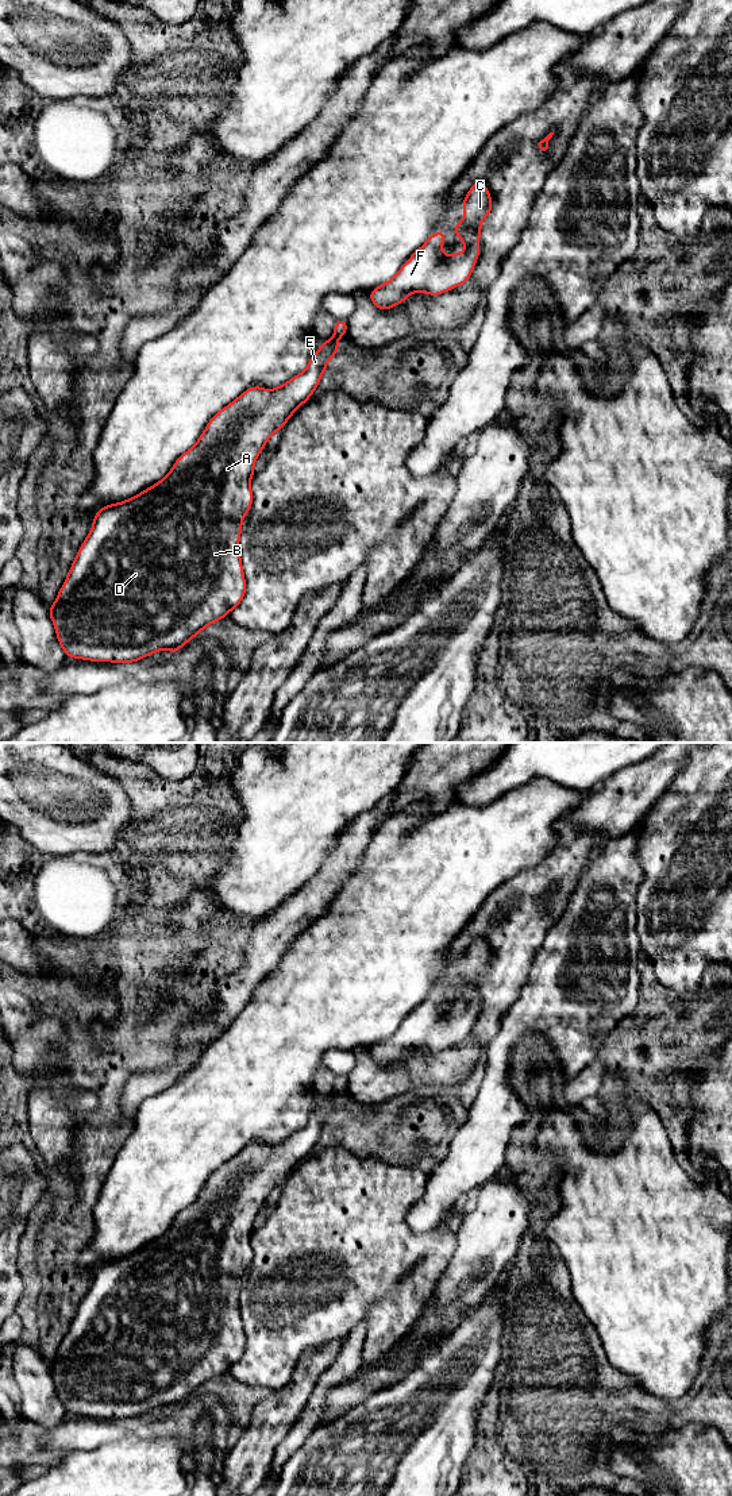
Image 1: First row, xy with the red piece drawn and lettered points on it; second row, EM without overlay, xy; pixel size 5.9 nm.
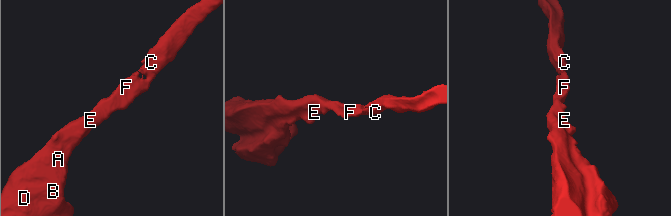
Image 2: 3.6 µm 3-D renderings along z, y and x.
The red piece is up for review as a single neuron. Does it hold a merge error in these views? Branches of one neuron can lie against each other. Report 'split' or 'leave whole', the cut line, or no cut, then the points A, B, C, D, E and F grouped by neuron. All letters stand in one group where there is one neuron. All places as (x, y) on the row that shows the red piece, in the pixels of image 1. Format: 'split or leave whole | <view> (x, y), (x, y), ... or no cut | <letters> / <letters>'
leave whole | no cut | A B C D E F

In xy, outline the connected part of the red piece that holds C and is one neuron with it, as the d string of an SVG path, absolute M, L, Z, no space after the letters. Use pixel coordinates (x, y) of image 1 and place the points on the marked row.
M481 181L474 182L462 204L465 219L456 221L452 232L465 243L465 252L443 255L446 232L432 234L390 281L370 292L370 301L380 311L404 302L411 293L424 290L428 296L438 296L470 278L481 251L477 246L481 223L493 207L488 186Z

